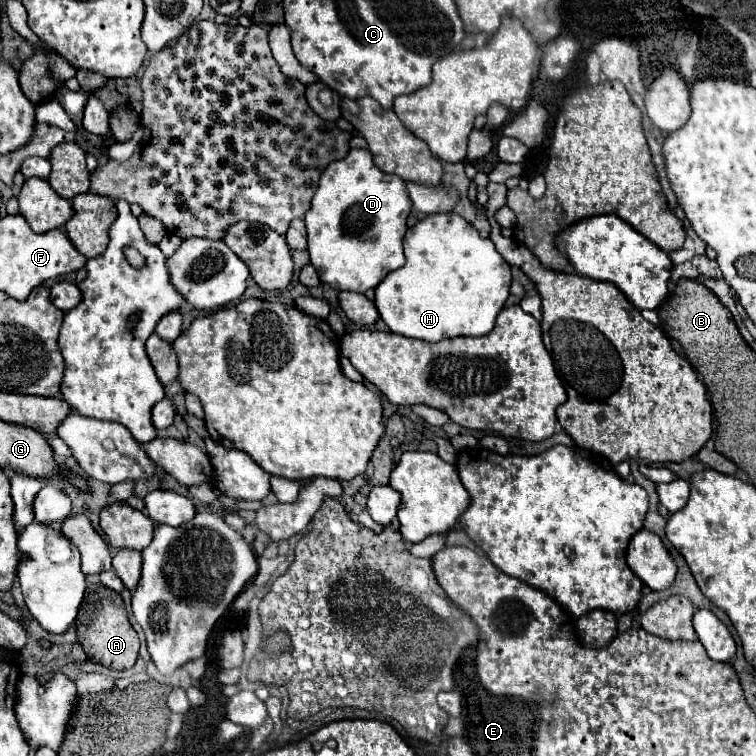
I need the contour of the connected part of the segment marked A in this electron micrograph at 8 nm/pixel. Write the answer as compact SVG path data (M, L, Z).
M97 584L95 594L91 594L91 602L85 602L81 606L75 624L77 624L79 644L83 646L89 660L115 670L127 670L135 664L139 652L139 638L127 618L123 598L117 592L113 592L103 584Z

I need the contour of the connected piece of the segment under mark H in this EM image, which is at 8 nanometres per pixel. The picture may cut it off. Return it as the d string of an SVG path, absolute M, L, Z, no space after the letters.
M449 212L431 214L419 220L407 230L403 246L405 266L389 272L375 288L375 306L391 332L425 342L439 342L457 336L485 336L489 330L493 330L495 318L509 296L511 266L499 256L495 244L489 238L481 238L465 218Z

